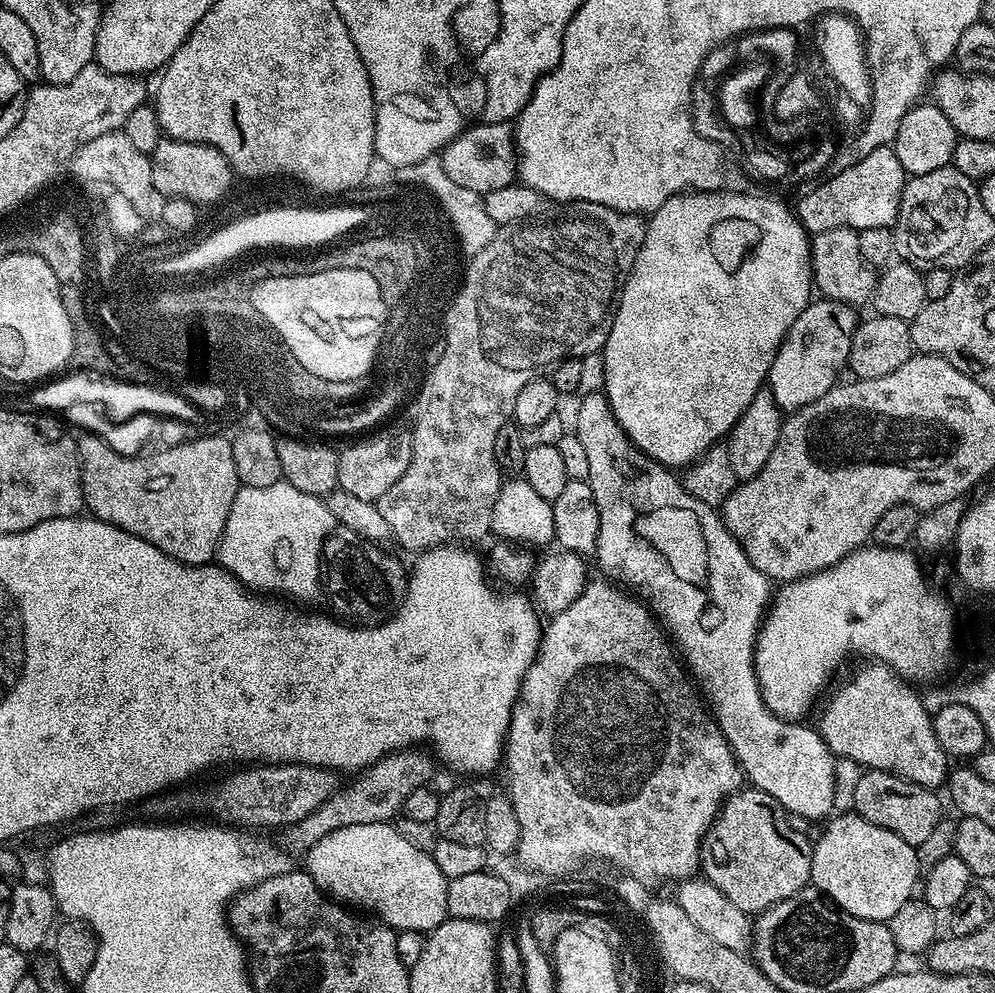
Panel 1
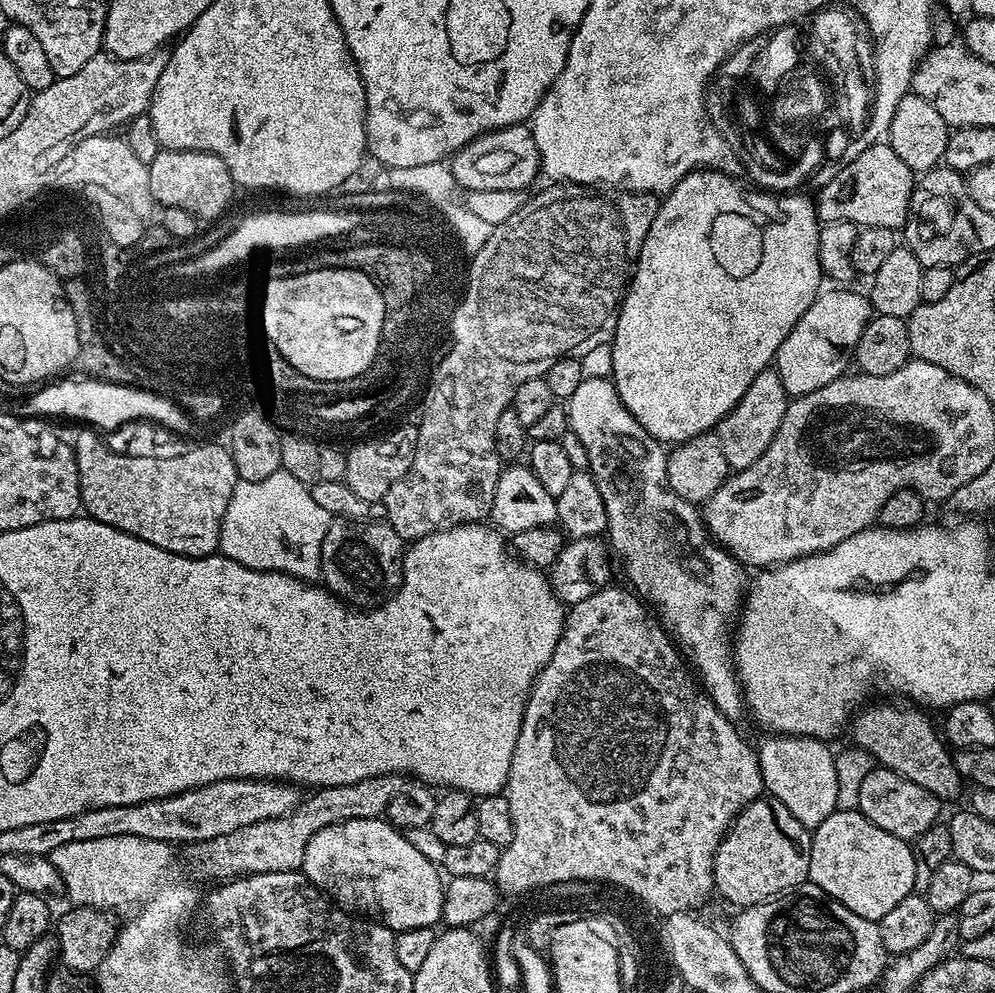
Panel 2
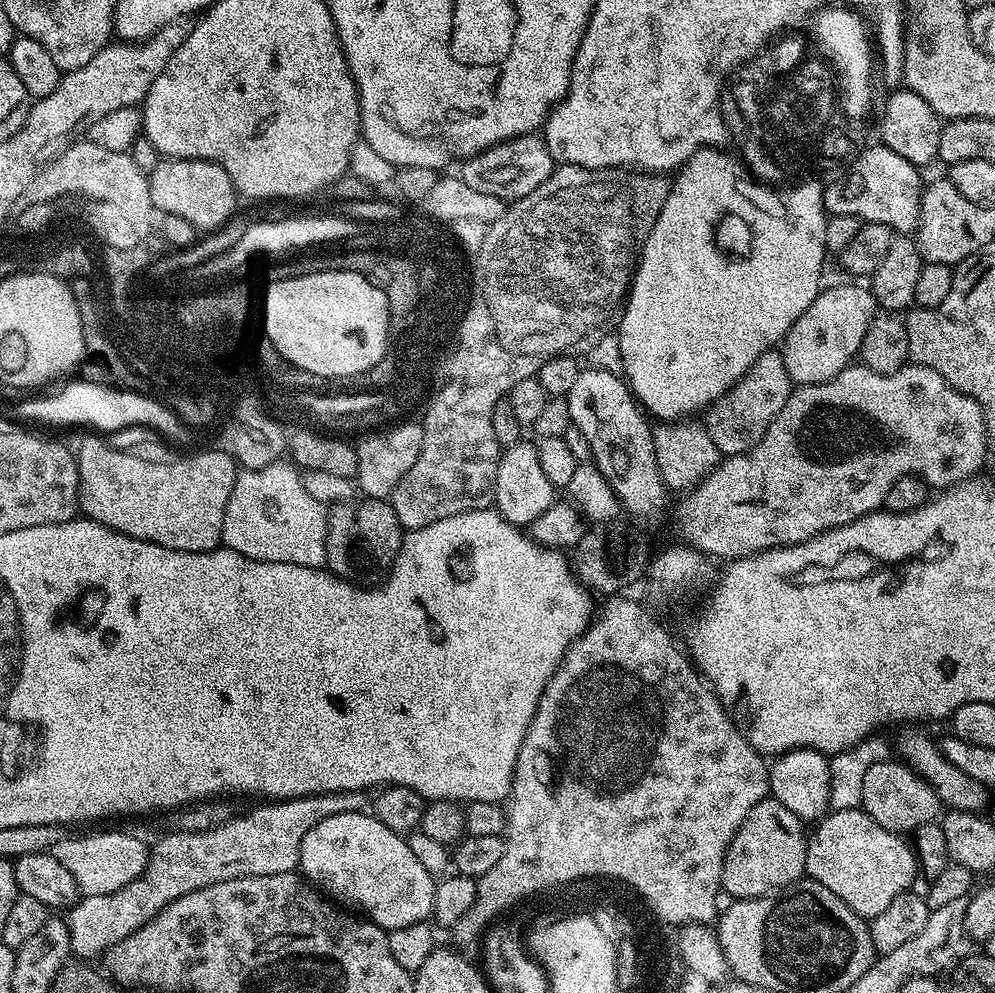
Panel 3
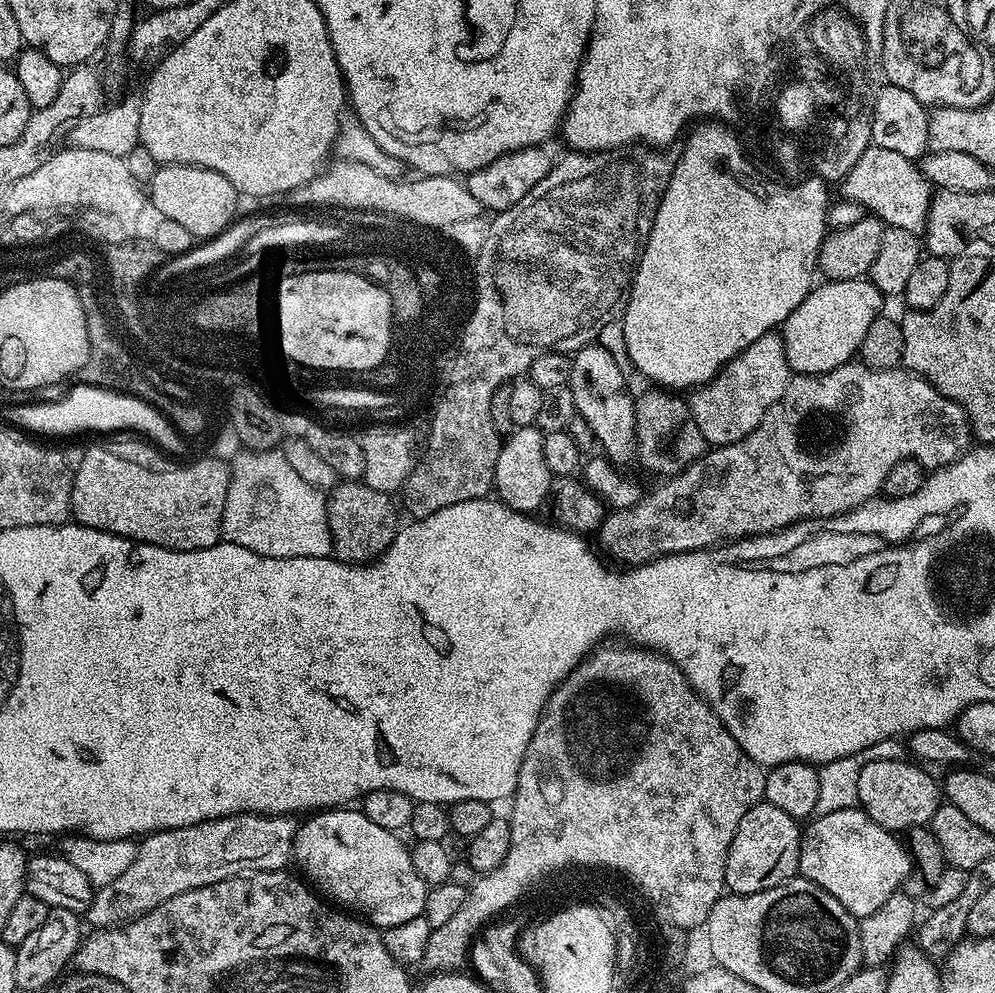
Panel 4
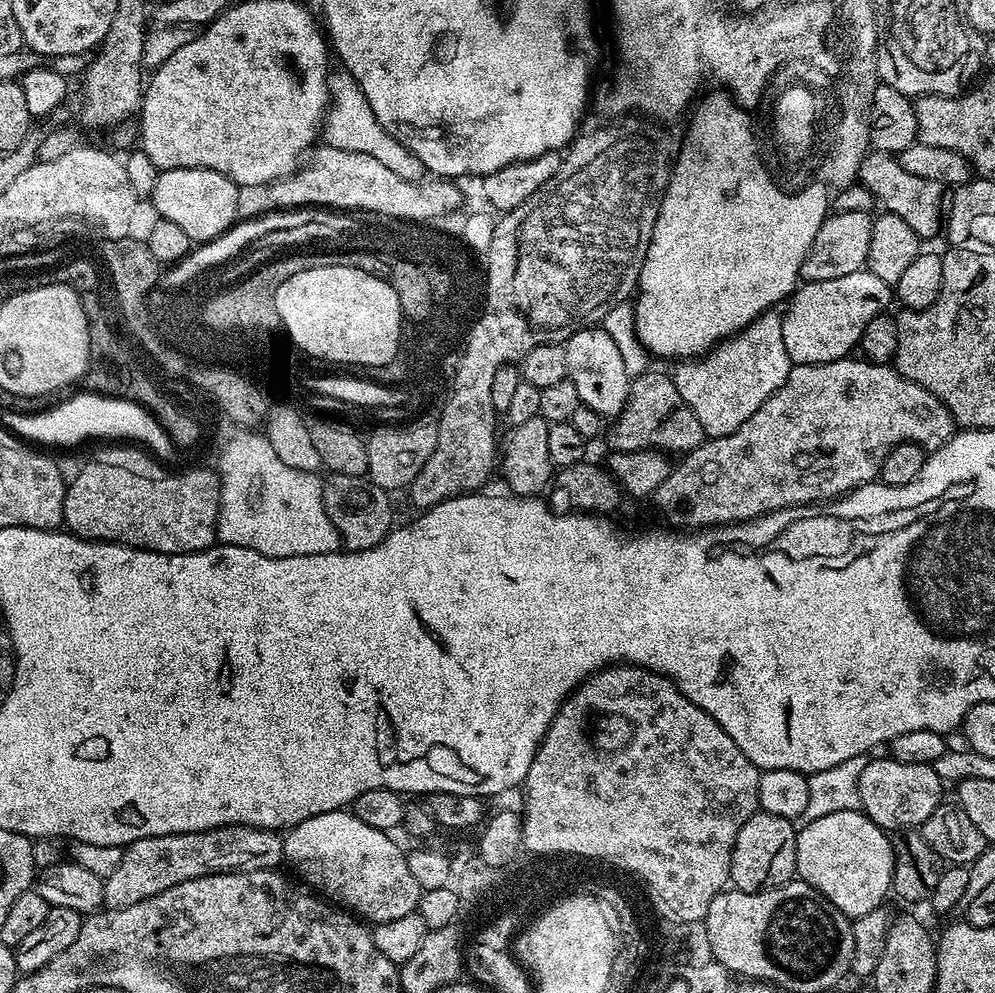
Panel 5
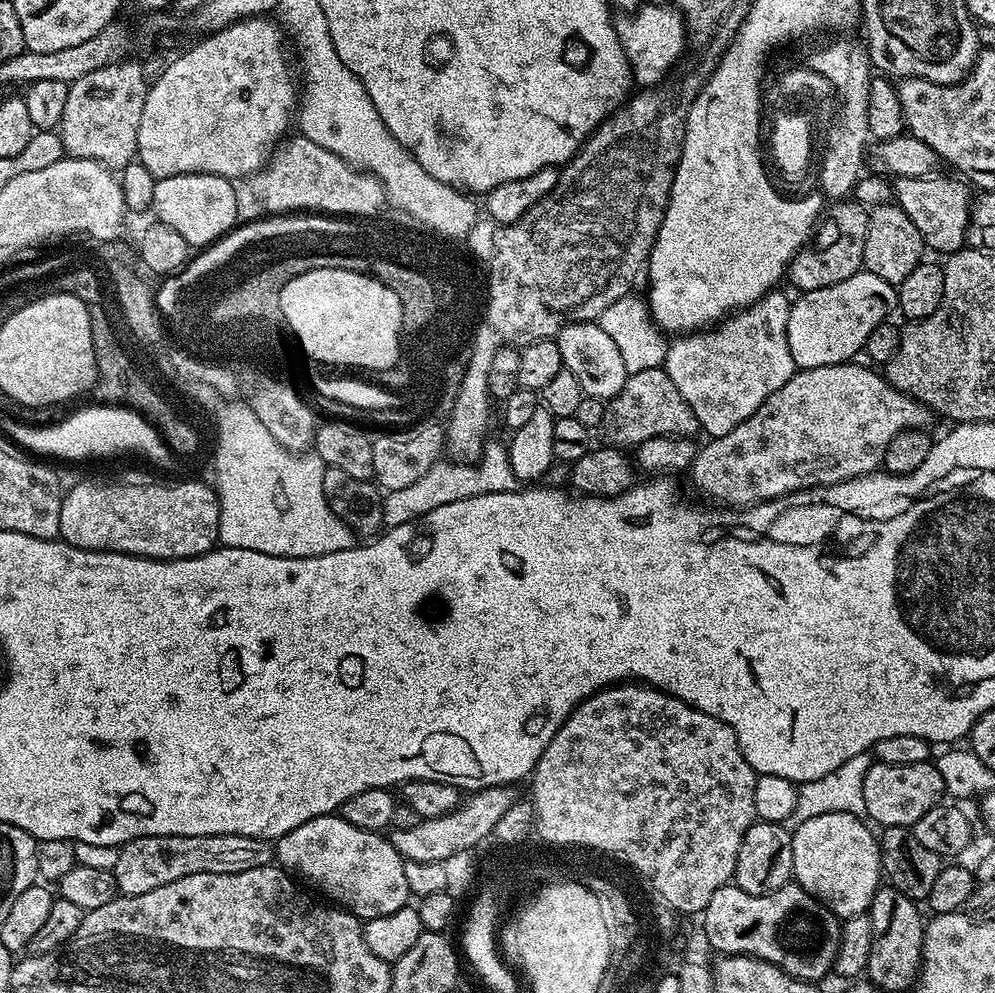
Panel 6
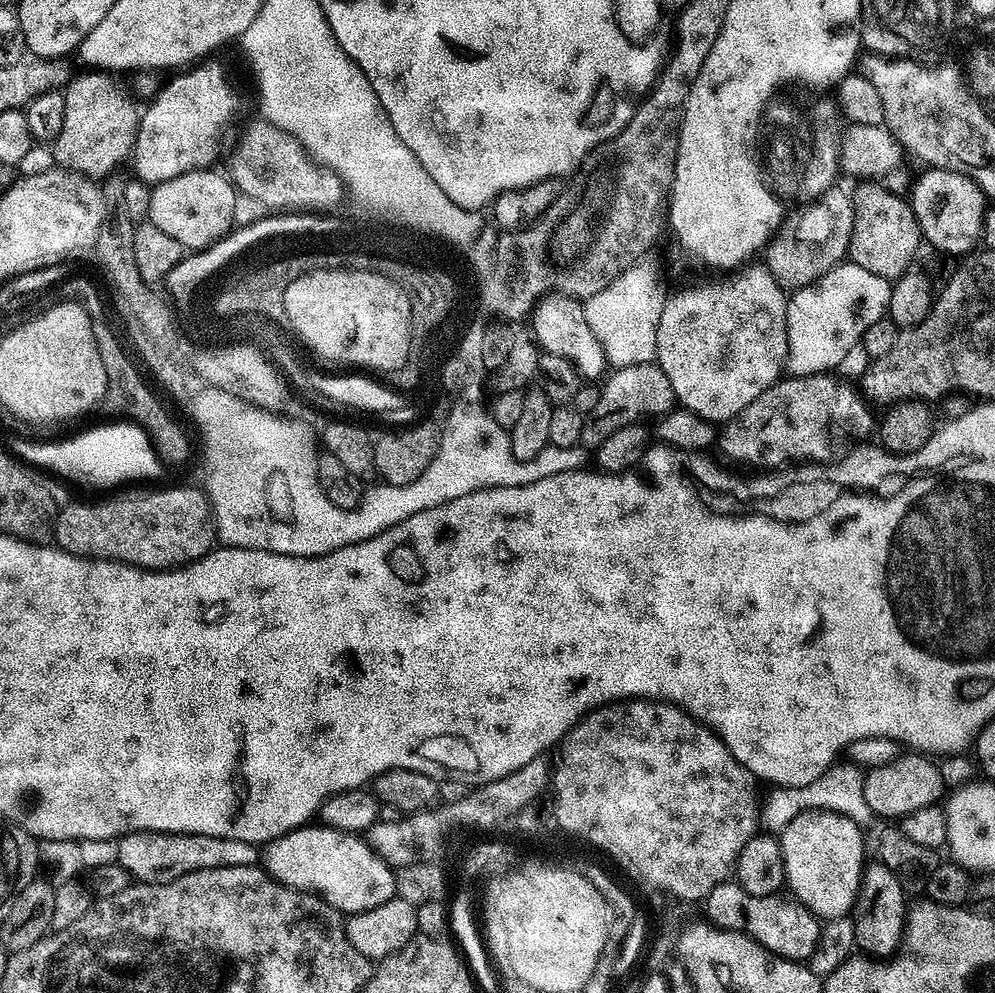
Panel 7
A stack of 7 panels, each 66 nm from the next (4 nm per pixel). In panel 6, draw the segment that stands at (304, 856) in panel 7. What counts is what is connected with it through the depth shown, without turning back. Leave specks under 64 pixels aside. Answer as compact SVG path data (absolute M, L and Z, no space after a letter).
M339 814L319 816L290 830L290 834L275 841L274 856L285 872L299 878L305 885L313 884L321 892L321 897L329 896L324 898L343 908L345 912L354 913L362 922L382 918L386 914L394 914L394 910L409 907L410 893L406 886L405 859L398 854L391 839L379 832L367 832L358 826L350 826L350 822L346 822Z

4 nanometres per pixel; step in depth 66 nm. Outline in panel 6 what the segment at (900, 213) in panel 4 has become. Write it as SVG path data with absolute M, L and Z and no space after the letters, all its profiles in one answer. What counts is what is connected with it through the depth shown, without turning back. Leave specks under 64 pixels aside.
M933 174L923 176L922 178L899 178L894 184L894 200L899 204L901 210L918 226L918 234L922 234L925 245L941 254L957 252L965 247L966 237L968 235L968 213L970 211L970 195L968 196L969 185L963 179L955 178L951 180L948 176Z

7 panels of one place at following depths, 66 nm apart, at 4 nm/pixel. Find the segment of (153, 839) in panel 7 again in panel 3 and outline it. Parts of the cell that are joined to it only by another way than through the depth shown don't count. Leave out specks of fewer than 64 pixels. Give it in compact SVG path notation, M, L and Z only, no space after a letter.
M331 792L330 794L314 794L293 800L277 800L262 802L258 808L249 812L233 815L231 820L222 822L210 830L201 832L165 831L165 836L155 845L151 845L148 853L148 864L144 872L134 882L122 886L122 890L114 890L110 894L94 894L84 896L67 909L66 919L70 930L70 946L72 956L84 962L92 962L95 956L103 957L109 948L113 948L122 938L134 934L146 922L150 922L164 907L182 894L190 894L194 890L202 890L206 886L214 886L214 882L226 882L243 876L265 876L266 874L286 874L296 872L300 862L302 838L318 826L325 818L334 818L334 814L347 812L363 812L369 807L370 796L363 792Z

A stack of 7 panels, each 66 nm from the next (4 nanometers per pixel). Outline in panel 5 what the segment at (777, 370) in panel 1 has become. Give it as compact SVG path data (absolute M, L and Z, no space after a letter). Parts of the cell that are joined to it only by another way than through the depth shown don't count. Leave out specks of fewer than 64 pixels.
M867 270L861 272L848 272L845 276L836 276L833 280L824 280L821 284L808 284L797 287L794 295L787 301L786 309L782 316L782 342L786 342L786 354L792 360L793 365L798 364L825 364L826 362L834 362L835 360L845 359L849 355L851 348L855 349L859 345L862 334L866 330L866 326L870 326L870 322L874 322L874 318L885 315L889 311L888 307L894 304L893 289L886 283L882 282L882 278L878 278L874 273Z

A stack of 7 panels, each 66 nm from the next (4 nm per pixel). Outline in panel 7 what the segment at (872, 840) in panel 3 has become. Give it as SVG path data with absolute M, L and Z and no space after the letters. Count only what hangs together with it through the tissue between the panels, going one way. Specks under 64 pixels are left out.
M817 810L798 814L779 833L787 891L821 921L848 916L856 906L860 877L866 867L864 836L860 832L861 825L850 822L850 818Z

